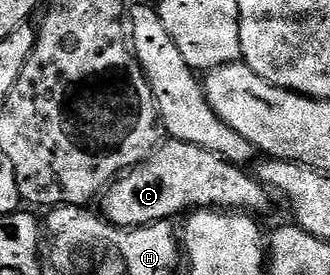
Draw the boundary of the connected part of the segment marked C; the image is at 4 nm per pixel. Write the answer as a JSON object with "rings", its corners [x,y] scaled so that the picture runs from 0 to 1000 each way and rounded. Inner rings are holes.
{"rings":[[[506,505],[400,615],[348,647],[306,702],[306,775],[367,833],[412,833],[467,804],[530,796],[539,775],[606,760],[733,767],[788,782],[809,760],[812,691],[721,596],[558,513]]]}

